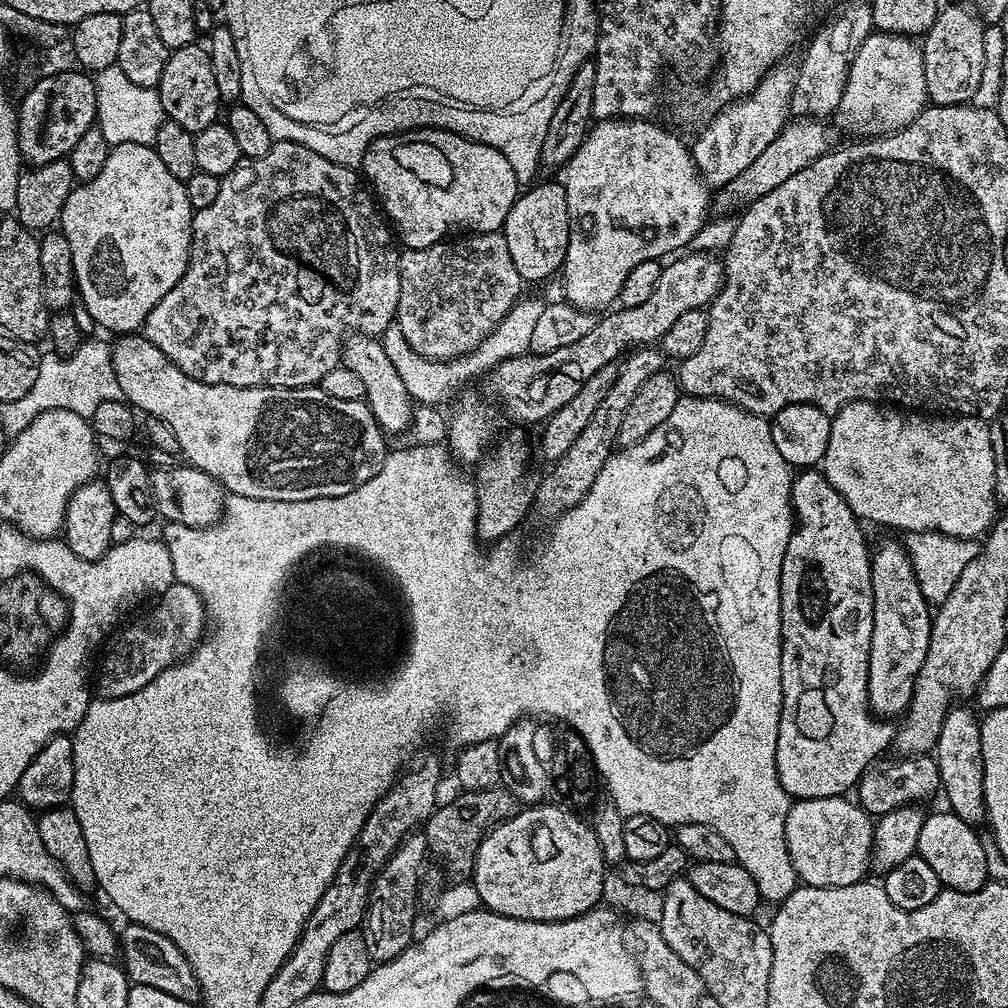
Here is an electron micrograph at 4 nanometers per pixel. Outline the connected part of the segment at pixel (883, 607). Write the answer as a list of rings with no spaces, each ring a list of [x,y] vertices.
[[[888,540],[877,548],[875,545],[871,558],[874,630],[868,651],[868,706],[877,717],[899,717],[908,711],[918,670],[922,670],[922,662],[926,662],[933,613],[918,586],[908,549],[901,541],[899,544],[896,540]]]

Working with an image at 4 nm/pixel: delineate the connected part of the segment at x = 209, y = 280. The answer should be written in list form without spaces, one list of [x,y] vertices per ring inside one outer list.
[[[277,140],[269,143],[269,145],[269,148],[257,160],[245,159],[233,172],[222,177],[219,181],[220,189],[217,190],[216,197],[205,208],[197,207],[193,211],[192,245],[188,251],[188,265],[186,266],[186,270],[182,274],[180,281],[170,290],[170,294],[166,294],[151,308],[142,325],[142,335],[150,342],[154,342],[154,346],[158,346],[158,350],[162,350],[162,354],[166,354],[166,358],[170,358],[170,362],[174,362],[174,366],[178,366],[178,370],[182,370],[182,374],[186,374],[198,382],[225,384],[226,386],[242,386],[243,388],[311,388],[319,385],[320,380],[325,378],[330,370],[334,370],[342,364],[344,342],[349,334],[380,338],[396,319],[398,298],[400,297],[400,252],[398,251],[397,241],[394,239],[393,229],[390,227],[389,221],[382,215],[381,209],[378,207],[373,193],[366,187],[365,181],[353,169],[347,168],[346,166],[338,166],[338,162],[330,162],[329,159],[322,158],[322,154],[314,154],[314,150],[310,150],[298,142]]]

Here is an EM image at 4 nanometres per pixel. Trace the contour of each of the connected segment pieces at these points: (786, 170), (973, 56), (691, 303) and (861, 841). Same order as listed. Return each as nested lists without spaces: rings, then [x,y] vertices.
[[[794,118],[784,125],[783,130],[738,174],[738,178],[730,178],[726,186],[715,189],[710,196],[710,212],[713,217],[730,216],[739,213],[745,206],[753,204],[758,198],[770,194],[774,186],[782,186],[790,174],[798,174],[810,162],[822,158],[827,152],[833,151],[834,143],[832,139],[838,136],[837,129],[831,123],[825,122],[820,118]]]
[[[945,3],[934,26],[922,37],[926,90],[933,105],[967,104],[974,98],[978,82],[982,82],[982,69],[986,66],[985,25],[981,17],[964,4]]]
[[[689,251],[677,255],[675,259],[673,264],[665,263],[661,267],[658,286],[654,286],[650,298],[646,298],[642,306],[605,311],[587,334],[582,334],[578,342],[570,342],[570,346],[562,346],[562,350],[502,361],[487,373],[489,390],[508,407],[514,419],[524,424],[539,425],[562,410],[562,406],[566,406],[566,402],[570,402],[570,398],[574,398],[574,394],[578,394],[578,390],[582,390],[586,381],[594,378],[602,366],[616,364],[625,353],[637,346],[655,345],[664,337],[666,330],[674,326],[674,321],[681,314],[686,314],[686,310],[707,309],[724,284],[721,257],[711,252]]]
[[[844,796],[796,800],[786,814],[786,850],[790,850],[801,885],[841,888],[854,886],[869,875],[874,820],[859,803],[849,800]]]

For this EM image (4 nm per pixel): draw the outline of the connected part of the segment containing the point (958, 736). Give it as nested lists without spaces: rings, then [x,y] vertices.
[[[953,705],[943,720],[942,730],[939,731],[938,742],[934,749],[936,765],[943,795],[948,800],[947,807],[962,818],[967,824],[978,826],[987,819],[985,810],[985,766],[982,761],[982,738],[980,720],[973,712]]]

